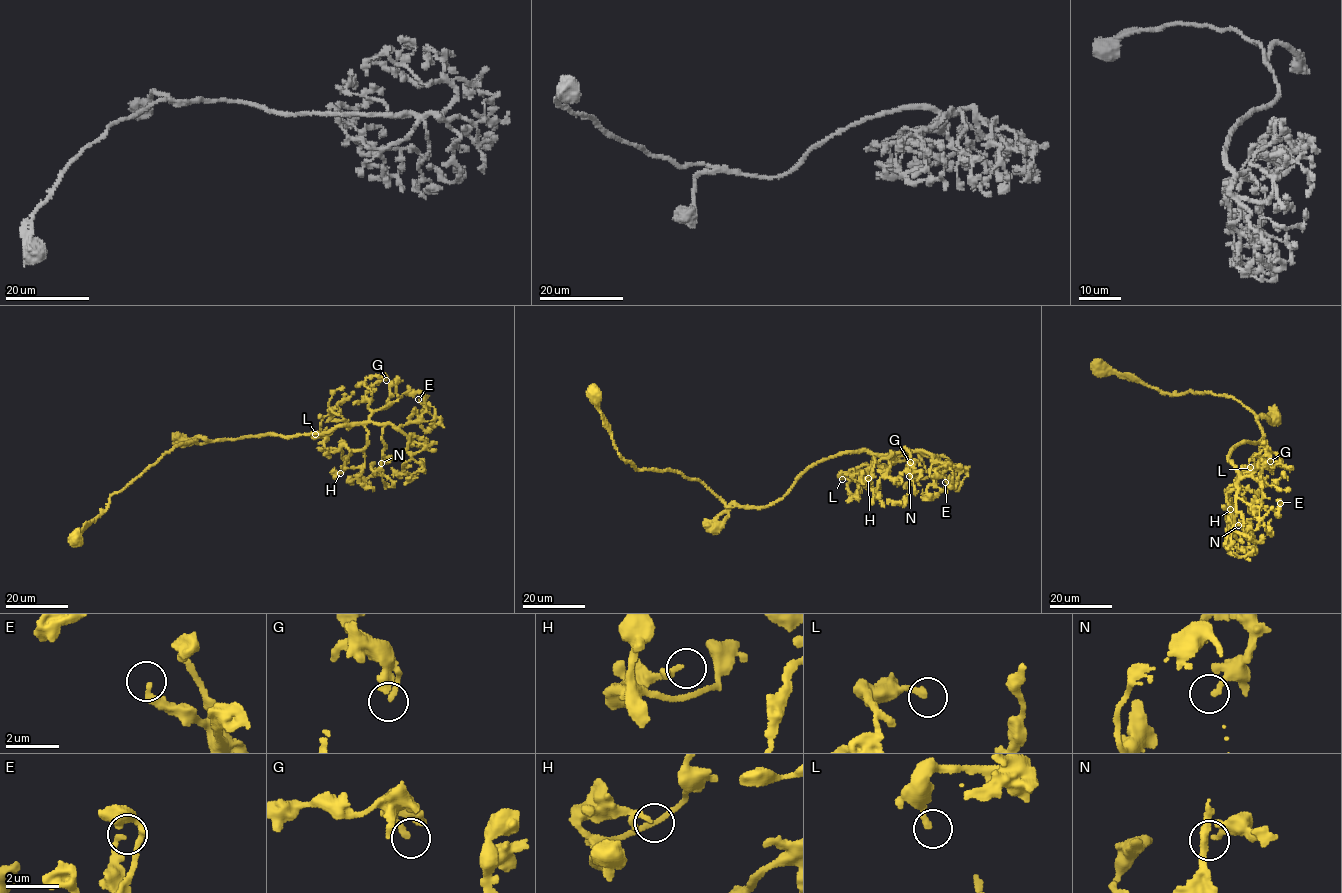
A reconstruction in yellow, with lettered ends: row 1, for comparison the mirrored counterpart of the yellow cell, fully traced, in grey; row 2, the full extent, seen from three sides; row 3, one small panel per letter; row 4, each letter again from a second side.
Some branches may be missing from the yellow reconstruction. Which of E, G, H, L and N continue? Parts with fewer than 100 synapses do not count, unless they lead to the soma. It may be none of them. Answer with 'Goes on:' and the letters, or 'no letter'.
Goes on: no letter

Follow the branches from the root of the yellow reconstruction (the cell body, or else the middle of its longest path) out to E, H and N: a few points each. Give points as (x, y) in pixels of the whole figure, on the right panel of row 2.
E: (1100, 368), (1173, 395), (1225, 395), (1250, 409), (1263, 440), (1231, 449), (1237, 497), (1257, 518), (1280, 503)
H: (1100, 368), (1173, 395), (1225, 395), (1251, 411), (1263, 440), (1231, 449), (1238, 479), (1225, 491), (1230, 509)
N: (1100, 368), (1251, 411), (1263, 440), (1228, 458), (1238, 525)

